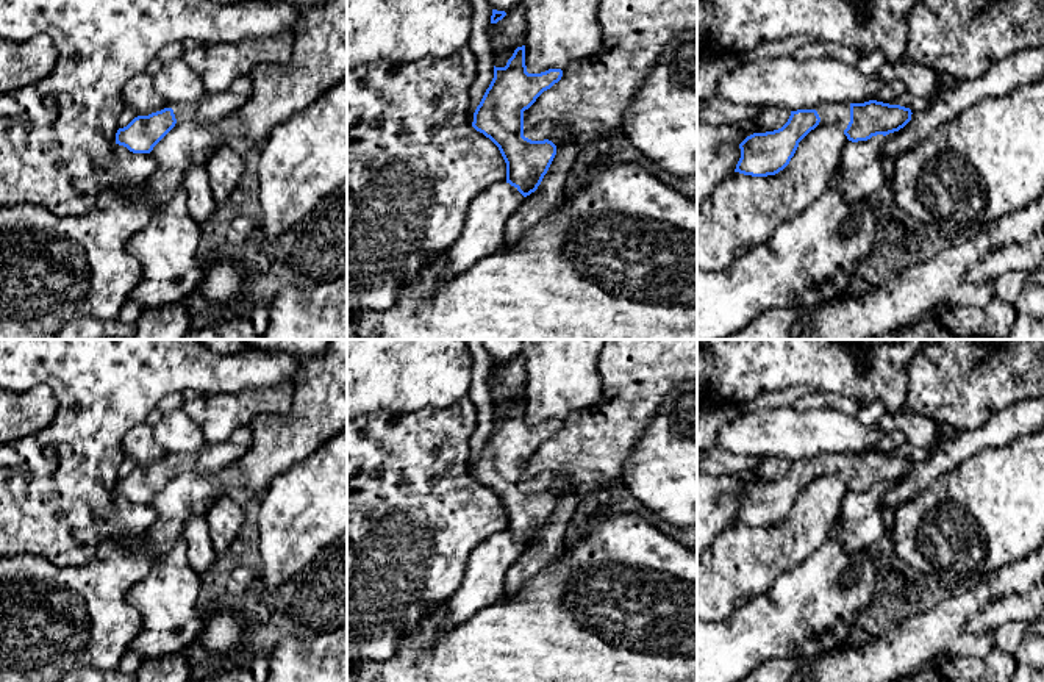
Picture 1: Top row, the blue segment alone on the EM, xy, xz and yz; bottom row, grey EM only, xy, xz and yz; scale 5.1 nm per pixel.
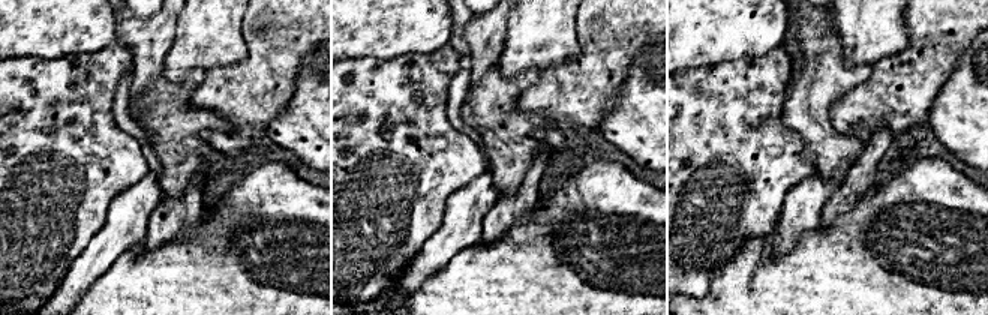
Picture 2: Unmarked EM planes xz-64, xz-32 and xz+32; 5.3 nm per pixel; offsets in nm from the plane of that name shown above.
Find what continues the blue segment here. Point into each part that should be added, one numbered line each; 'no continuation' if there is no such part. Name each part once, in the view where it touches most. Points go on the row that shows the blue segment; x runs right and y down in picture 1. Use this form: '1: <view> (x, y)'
1: xz (543, 130)

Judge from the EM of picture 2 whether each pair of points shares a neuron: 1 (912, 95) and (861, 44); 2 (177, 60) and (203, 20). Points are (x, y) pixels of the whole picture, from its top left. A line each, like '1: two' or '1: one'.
1: two
2: one

